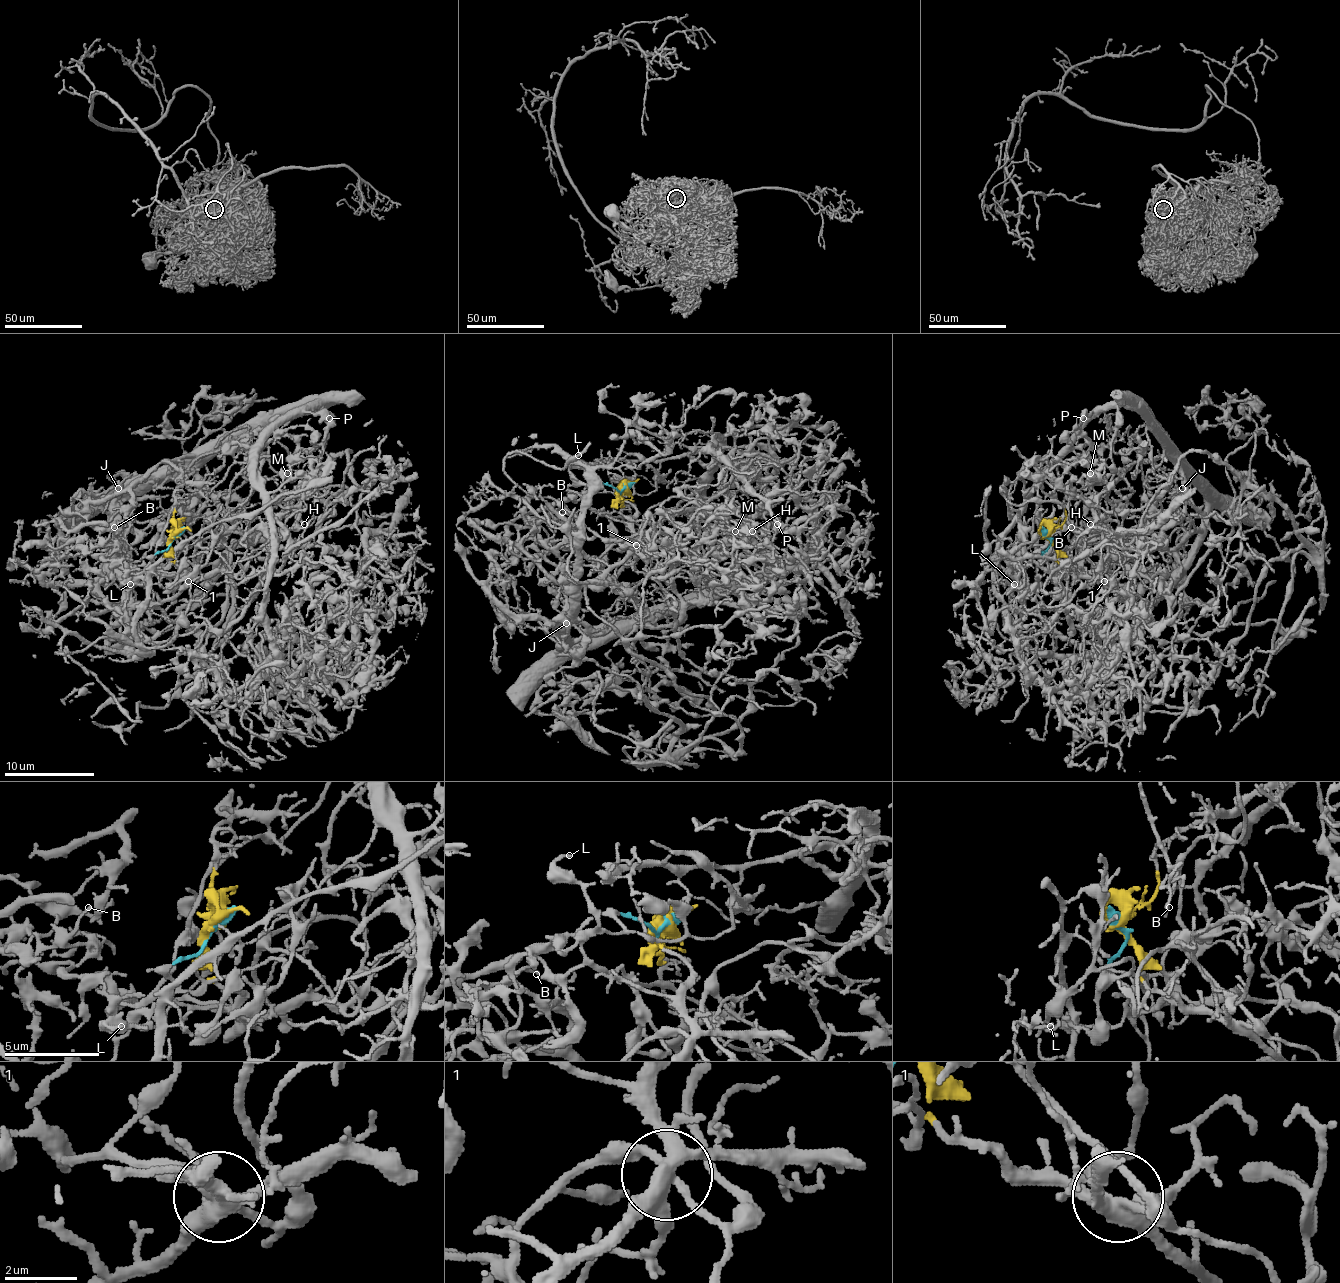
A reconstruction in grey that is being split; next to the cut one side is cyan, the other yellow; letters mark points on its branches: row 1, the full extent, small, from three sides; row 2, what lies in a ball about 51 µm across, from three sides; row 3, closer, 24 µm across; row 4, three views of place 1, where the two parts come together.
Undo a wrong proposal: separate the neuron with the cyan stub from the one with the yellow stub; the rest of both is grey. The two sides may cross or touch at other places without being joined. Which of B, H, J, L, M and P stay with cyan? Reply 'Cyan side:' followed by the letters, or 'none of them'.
Cyan side: B, H, L, M

